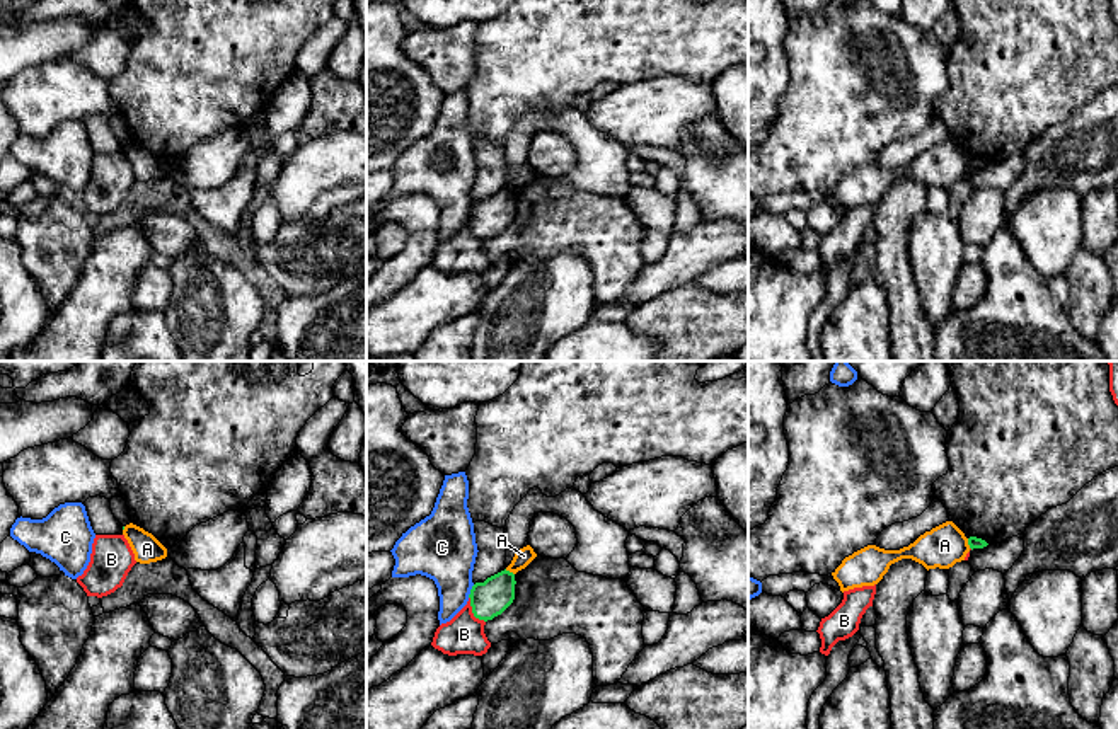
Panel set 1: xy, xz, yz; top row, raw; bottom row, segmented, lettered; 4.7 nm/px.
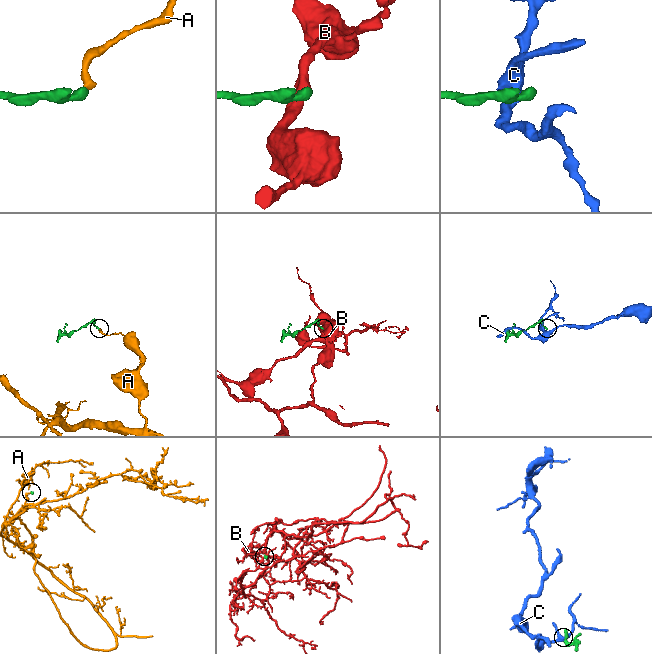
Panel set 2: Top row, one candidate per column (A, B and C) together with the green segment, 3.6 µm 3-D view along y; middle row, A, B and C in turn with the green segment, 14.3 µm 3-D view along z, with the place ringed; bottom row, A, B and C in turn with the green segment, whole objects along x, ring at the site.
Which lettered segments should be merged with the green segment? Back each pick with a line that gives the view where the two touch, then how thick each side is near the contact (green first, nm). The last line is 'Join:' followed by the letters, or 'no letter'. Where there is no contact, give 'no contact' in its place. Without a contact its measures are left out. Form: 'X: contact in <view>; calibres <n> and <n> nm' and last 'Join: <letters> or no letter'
Join: no letter

